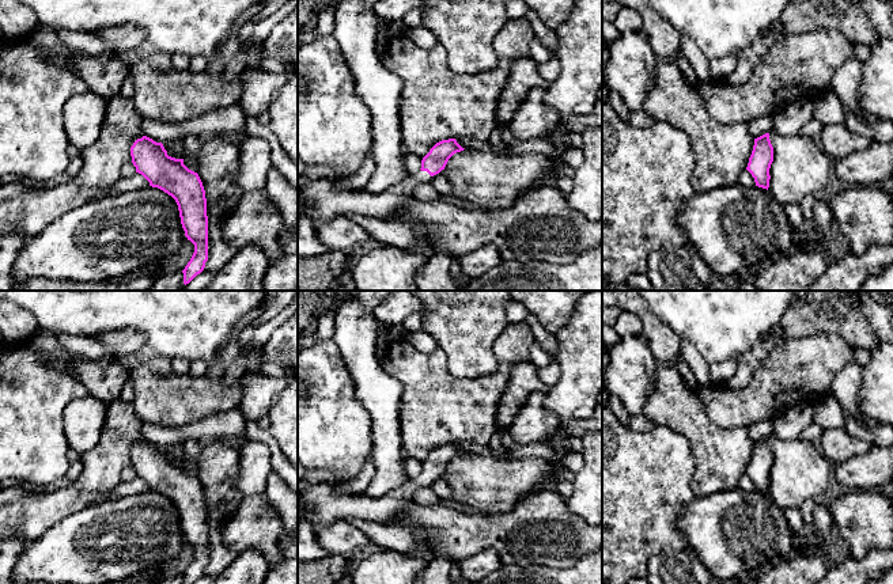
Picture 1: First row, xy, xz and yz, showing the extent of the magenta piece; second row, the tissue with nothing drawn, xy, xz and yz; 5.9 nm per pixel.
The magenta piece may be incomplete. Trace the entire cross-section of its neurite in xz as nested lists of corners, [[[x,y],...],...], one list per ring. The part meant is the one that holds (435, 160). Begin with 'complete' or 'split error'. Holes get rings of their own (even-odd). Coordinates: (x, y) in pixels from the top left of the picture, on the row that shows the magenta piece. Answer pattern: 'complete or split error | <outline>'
split error | [[[455,139],[436,143],[423,158],[417,172],[378,194],[366,189],[338,189],[333,179],[311,181],[298,190],[298,217],[322,223],[345,215],[396,217],[415,200],[415,189],[430,183],[434,175],[444,170],[449,159],[463,149]]]

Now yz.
complete | [[[769,133],[754,139],[754,145],[746,170],[754,178],[756,186],[769,187],[769,168],[773,162],[773,147],[769,140]]]

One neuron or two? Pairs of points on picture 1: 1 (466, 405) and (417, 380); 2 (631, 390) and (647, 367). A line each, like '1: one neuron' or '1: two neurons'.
1: one neuron
2: one neuron

